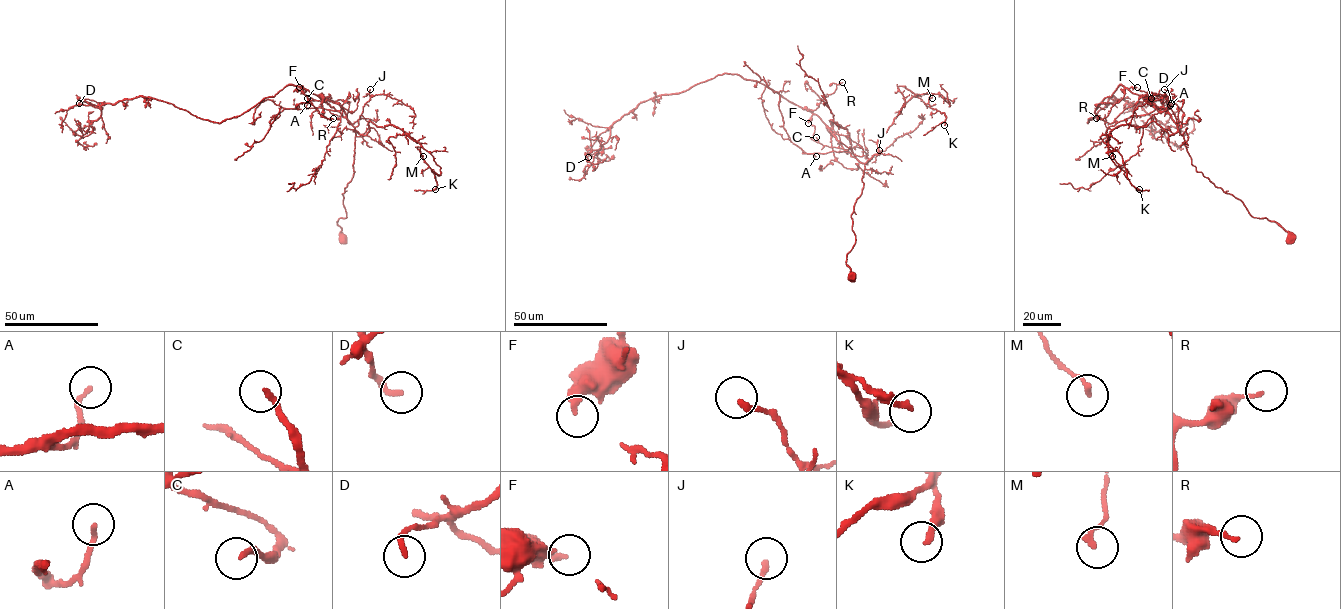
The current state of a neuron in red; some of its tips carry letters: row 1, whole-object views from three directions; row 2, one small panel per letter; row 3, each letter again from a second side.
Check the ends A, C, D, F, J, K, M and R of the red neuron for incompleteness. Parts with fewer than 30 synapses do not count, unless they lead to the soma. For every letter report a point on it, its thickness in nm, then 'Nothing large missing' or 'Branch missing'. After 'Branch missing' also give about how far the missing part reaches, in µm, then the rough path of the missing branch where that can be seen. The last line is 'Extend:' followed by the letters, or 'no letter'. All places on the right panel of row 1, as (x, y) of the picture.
A: Place: (1170, 105). Thickness 180 nm. Nothing large missing
C: Place: (1151, 98). Thickness 200 nm. Branch missing. Missing length about 40 µm. Course of what is missing: (1151, 98), (1139, 105), (1124, 93), (1106, 100)
D: Place: (1171, 103). Thickness 240 nm. Nothing large missing
F: Place: (1137, 87). Thickness 300 nm. Nothing large missing
J: Place: (1164, 89). Thickness 200 nm. Nothing large missing
K: Place: (1139, 189). Thickness 240 nm. Nothing large missing
M: Place: (1112, 156). Thickness 190 nm. Nothing large missing
R: Place: (1096, 118). Thickness 130 nm. Nothing large missing
Extend: C

